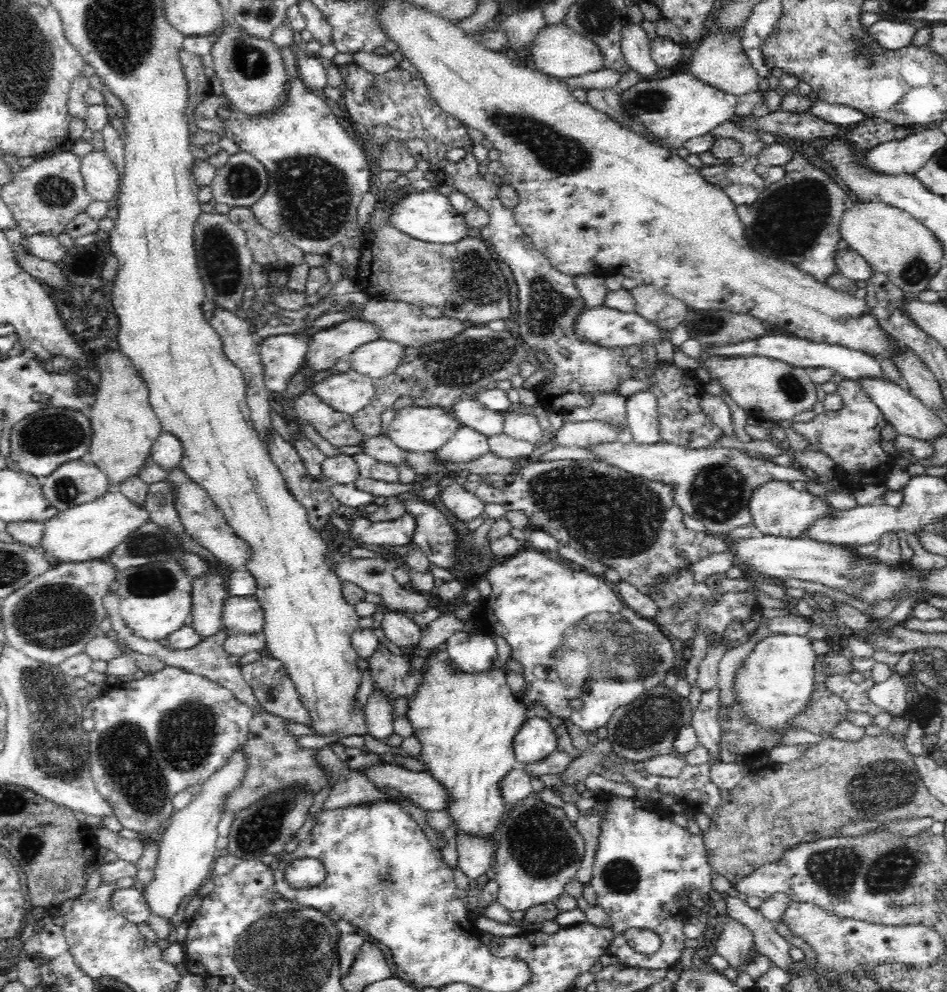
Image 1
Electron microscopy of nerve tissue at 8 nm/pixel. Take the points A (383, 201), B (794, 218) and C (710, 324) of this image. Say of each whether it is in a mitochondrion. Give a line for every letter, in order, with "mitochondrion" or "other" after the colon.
A: other
B: mitochondrion
C: mitochondrion

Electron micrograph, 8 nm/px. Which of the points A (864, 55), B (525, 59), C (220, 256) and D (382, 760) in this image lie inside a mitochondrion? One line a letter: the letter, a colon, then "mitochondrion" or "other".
A: mitochondrion
B: other
C: mitochondrion
D: other

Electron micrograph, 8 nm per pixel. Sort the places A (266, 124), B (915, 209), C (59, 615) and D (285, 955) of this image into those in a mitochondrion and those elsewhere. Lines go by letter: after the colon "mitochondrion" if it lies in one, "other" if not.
A: other
B: other
C: mitochondrion
D: mitochondrion

